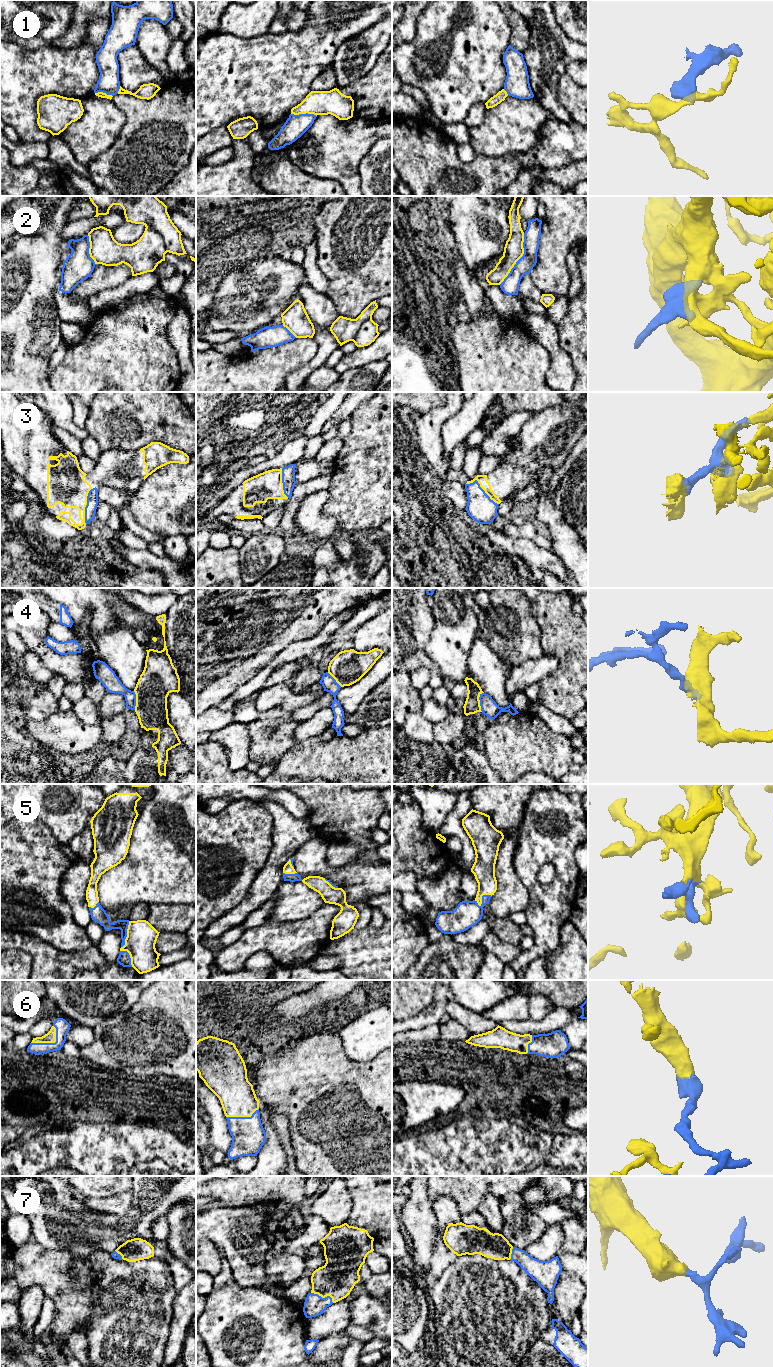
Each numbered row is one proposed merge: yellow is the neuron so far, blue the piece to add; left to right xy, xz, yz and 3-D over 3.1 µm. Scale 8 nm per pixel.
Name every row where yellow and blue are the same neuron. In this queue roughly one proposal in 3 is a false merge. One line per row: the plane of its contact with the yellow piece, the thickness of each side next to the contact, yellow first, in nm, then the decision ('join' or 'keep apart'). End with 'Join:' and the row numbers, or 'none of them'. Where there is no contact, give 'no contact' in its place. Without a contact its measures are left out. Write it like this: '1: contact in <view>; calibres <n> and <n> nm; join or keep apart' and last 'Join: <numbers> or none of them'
1: contact in xz; calibres 200 and 180 nm; keep apart
2: contact in yz; calibres 160 and 140 nm; join
3: contact in yz; calibres 80 and 220 nm; join
4: contact in yz; calibres 130 and 130 nm; keep apart
5: contact in xy; calibres 240 and 110 nm; join
6: contact in xy; calibres 90 and 110 nm; join
7: contact in xz; calibres 300 and 170 nm; join
Join: 2, 3, 5, 6, 7

